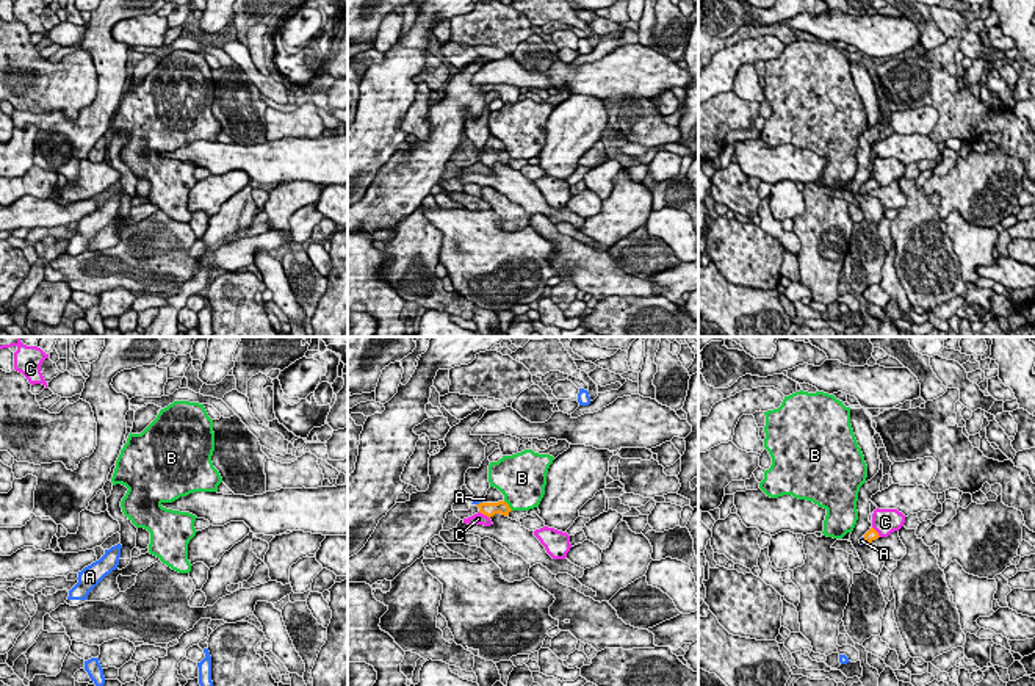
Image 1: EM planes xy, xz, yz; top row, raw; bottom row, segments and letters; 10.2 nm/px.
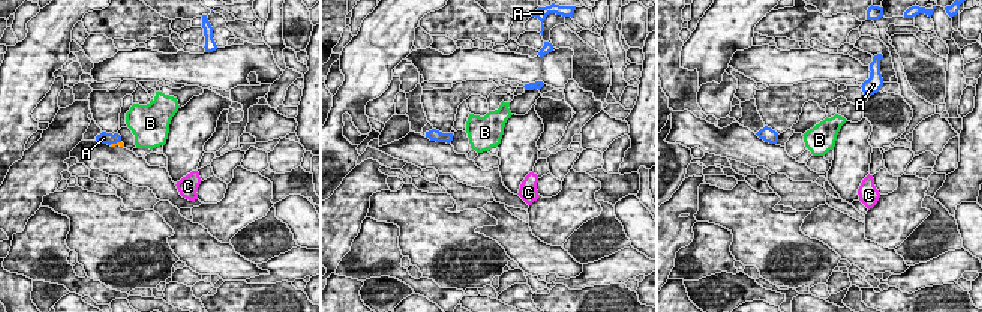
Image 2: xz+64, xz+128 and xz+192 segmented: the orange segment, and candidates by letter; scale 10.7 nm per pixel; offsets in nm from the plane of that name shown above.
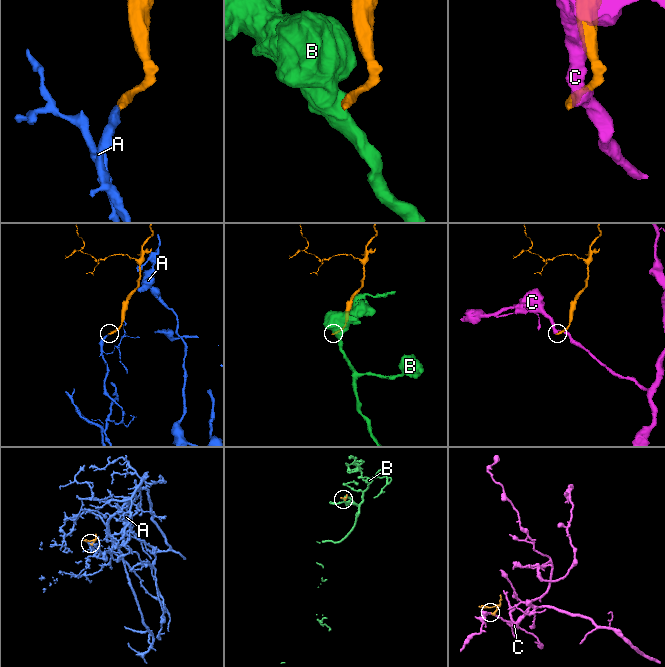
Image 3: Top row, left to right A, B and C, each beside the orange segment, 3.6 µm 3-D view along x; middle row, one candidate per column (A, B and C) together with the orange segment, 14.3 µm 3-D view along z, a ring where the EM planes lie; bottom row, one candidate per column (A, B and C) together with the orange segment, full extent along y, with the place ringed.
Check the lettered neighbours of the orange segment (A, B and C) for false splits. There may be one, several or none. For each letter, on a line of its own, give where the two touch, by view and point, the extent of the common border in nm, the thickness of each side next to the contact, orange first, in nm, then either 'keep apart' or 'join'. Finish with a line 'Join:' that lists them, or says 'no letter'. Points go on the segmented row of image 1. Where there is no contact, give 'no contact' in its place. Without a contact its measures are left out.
A: xz (479, 503) | 70 nm | 140/30 nm | join
B: xz (508, 505) | 140 nm | 140/440 nm | keep apart
C: xz (484, 514) | 140 nm | 140/130 nm | keep apart
Join: A

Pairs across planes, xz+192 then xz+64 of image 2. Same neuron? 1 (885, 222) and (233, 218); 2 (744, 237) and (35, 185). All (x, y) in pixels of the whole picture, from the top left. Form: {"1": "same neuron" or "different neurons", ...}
{"1": "same neuron", "2": "different neurons"}

